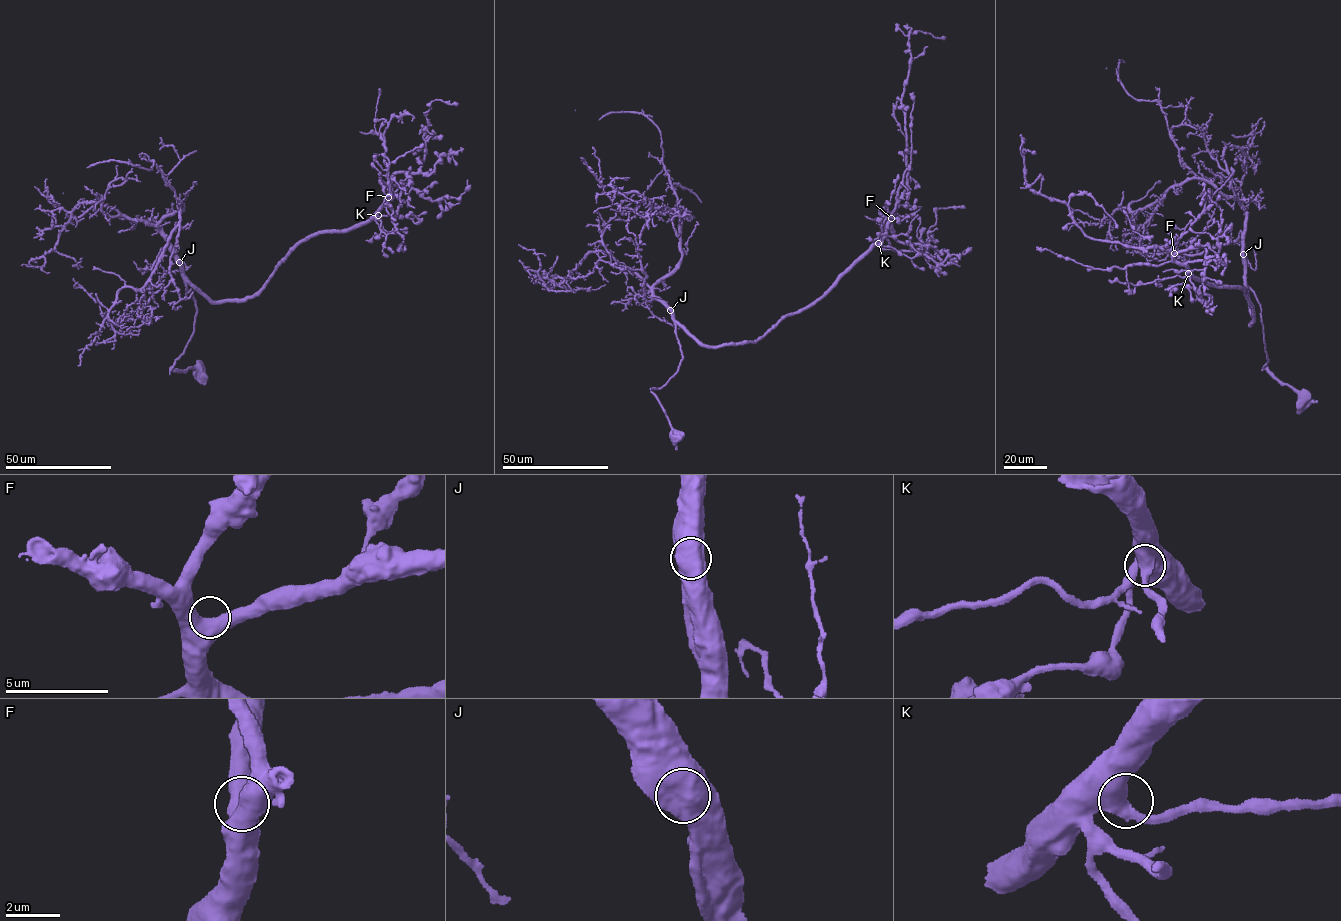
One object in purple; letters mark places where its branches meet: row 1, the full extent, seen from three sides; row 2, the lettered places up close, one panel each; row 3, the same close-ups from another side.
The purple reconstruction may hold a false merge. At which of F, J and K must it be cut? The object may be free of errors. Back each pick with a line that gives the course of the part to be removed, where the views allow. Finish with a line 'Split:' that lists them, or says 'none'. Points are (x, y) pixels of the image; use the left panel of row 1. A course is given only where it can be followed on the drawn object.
Split: none

